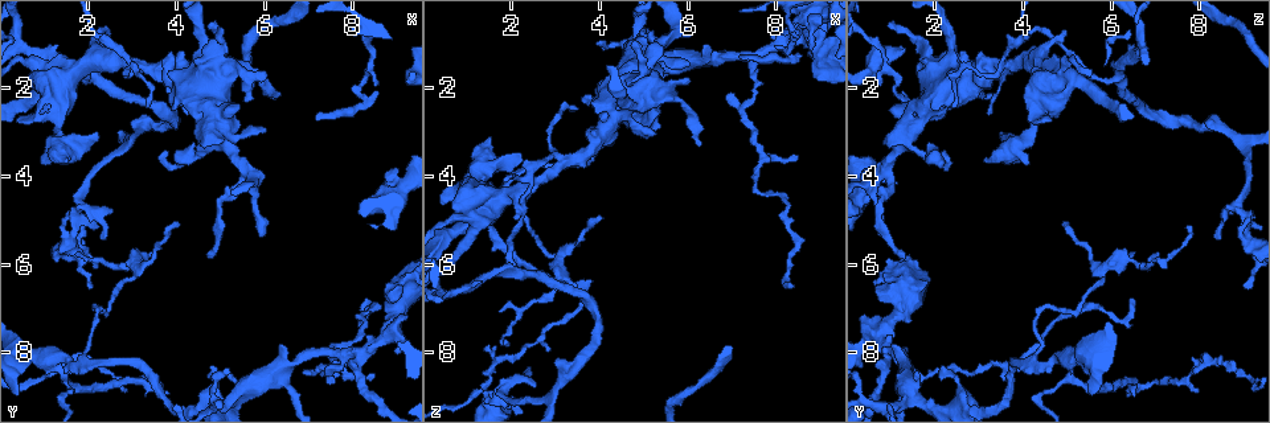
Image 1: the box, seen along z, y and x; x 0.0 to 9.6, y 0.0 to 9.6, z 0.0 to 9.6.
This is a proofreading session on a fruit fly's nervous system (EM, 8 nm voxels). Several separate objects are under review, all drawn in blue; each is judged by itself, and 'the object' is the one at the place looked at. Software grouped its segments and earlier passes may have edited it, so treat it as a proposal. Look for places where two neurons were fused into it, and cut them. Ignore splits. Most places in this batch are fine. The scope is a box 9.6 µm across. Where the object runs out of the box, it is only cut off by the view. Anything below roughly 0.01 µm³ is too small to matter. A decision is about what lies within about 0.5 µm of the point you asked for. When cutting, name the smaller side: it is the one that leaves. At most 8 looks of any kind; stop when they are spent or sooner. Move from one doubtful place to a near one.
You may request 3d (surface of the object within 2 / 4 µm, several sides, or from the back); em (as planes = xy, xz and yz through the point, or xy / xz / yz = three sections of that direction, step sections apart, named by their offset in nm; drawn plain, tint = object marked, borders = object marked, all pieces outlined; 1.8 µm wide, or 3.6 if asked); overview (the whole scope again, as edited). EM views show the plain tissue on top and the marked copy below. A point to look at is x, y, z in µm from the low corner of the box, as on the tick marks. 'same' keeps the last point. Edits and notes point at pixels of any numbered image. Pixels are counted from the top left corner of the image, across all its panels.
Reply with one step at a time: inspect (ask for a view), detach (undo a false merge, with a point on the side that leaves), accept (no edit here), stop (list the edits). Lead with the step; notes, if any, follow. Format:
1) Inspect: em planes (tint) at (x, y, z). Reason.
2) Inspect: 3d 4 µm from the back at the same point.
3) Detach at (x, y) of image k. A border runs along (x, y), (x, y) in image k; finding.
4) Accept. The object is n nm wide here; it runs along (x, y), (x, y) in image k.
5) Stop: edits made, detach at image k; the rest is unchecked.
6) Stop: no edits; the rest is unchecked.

Inspect: em planes (tint) at (2.95, 3.20, 8.95). Branch point.

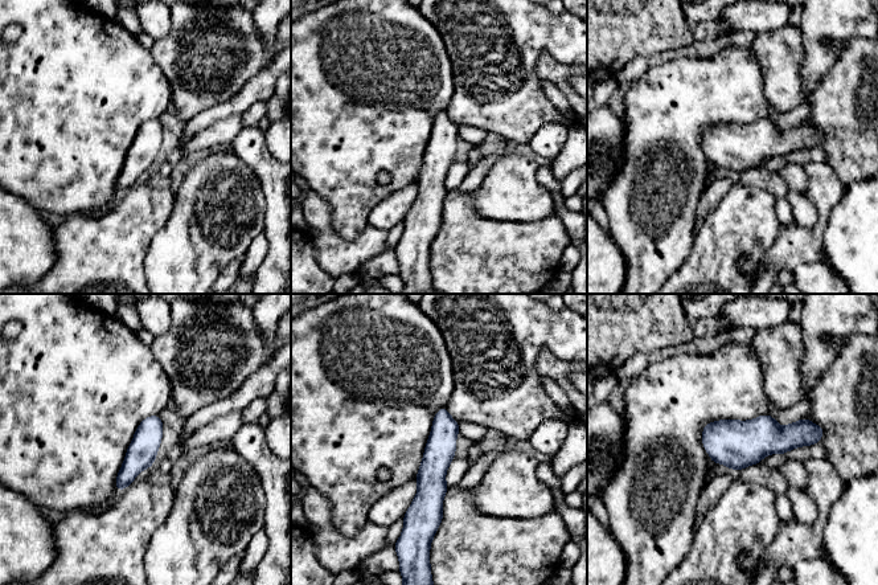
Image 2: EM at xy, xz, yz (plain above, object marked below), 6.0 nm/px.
Accept. One neuron here.

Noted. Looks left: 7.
Inspect: em planes (borders) at (1.80, 4.65, 8.95). Abrupt turn.

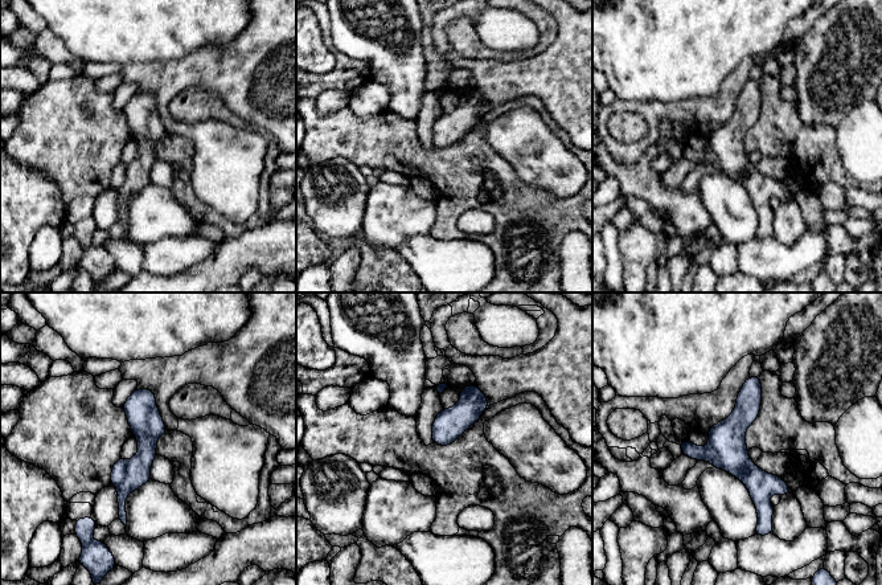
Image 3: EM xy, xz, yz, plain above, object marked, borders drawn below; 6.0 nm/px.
Accept. It runs along (751, 380), (737, 461), (761, 518) in image 3; one neuron here.

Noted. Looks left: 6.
Inspect: em 3.6 µm planes (tint) at (3.25, 1.50, 3.65). Four arms meet.

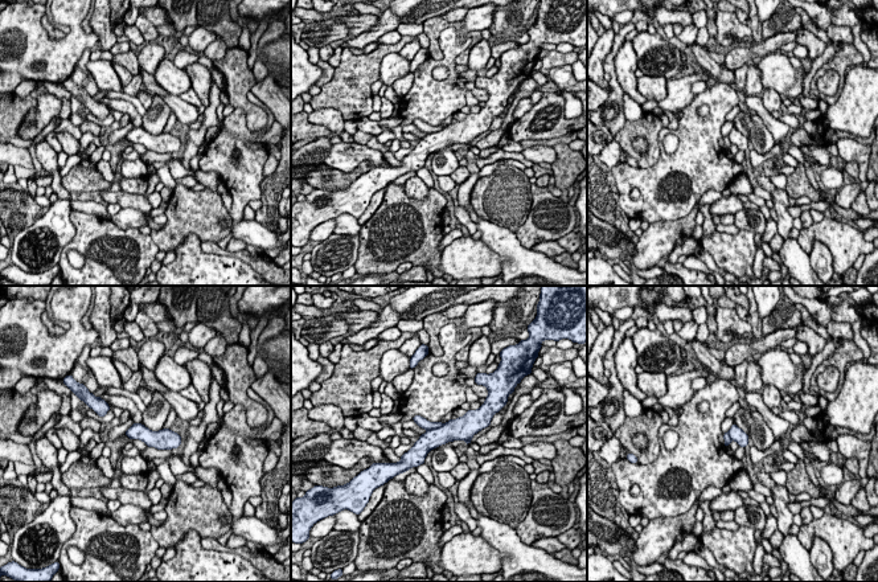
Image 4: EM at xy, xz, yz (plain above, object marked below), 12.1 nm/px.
Detach at (422, 422) of image 4. A border runs along (443, 425), (429, 430) in image 4; two neurons meet here.

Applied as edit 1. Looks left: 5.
Stop: edits made, detach at image 4; the rest is unchecked.

